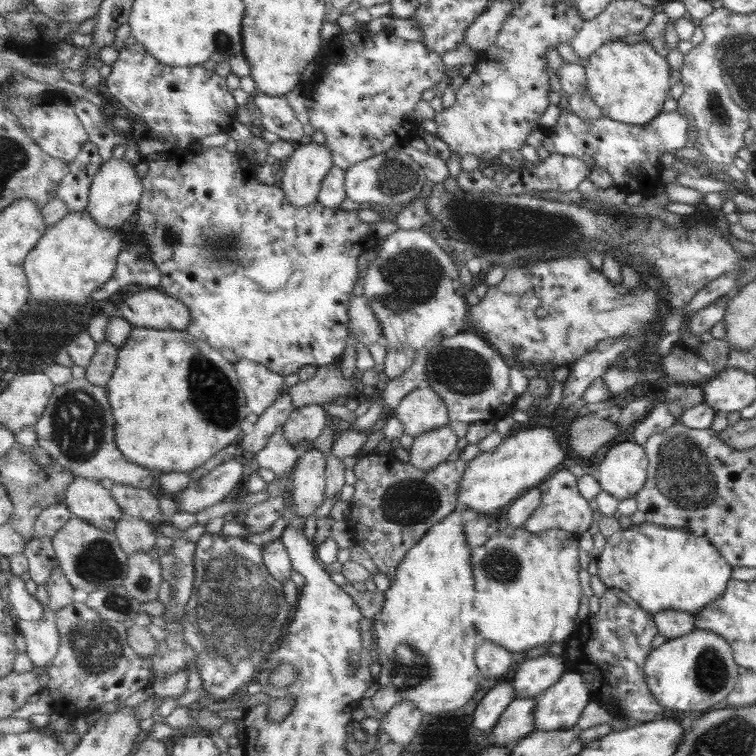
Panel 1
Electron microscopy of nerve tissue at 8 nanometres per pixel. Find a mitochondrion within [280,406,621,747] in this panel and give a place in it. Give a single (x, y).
(408, 502)

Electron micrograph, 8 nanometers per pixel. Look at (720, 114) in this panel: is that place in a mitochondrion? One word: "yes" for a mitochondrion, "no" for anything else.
yes

